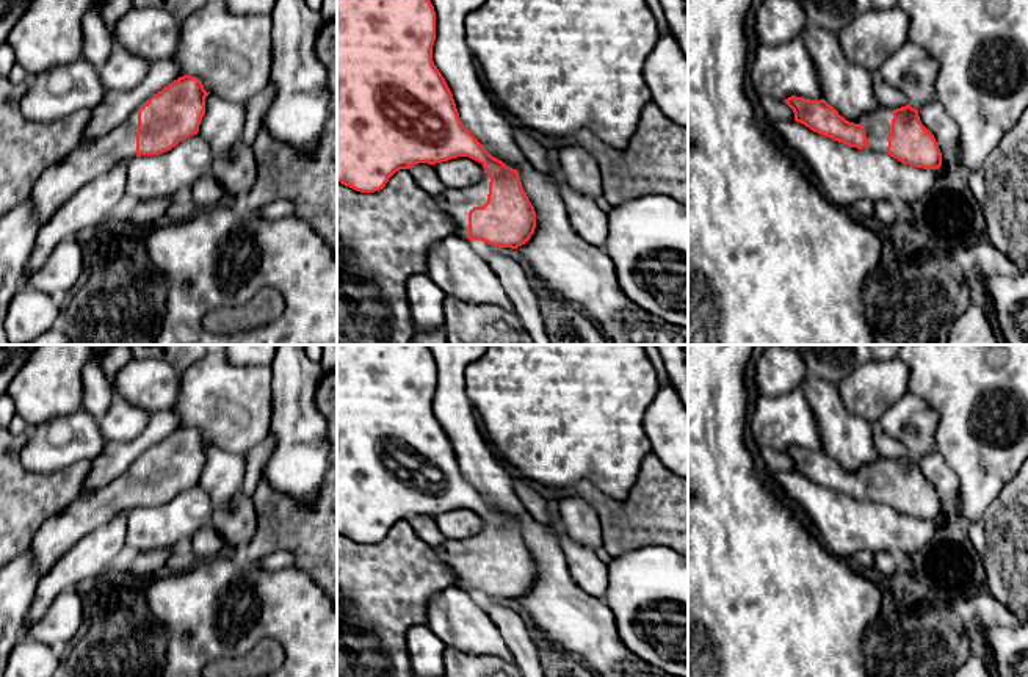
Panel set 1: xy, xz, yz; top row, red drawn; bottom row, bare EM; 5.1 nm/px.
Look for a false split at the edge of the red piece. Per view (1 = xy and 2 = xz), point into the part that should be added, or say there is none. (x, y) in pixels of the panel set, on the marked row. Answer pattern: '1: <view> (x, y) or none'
1: xy (61, 181)
2: xz (456, 204)

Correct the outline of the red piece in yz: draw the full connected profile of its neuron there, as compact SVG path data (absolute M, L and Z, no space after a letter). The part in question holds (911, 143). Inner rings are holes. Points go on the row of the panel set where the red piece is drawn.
M791 96L784 102L793 110L796 122L849 147L871 147L915 168L942 166L942 152L934 135L921 124L918 110L909 103L896 110L879 108L876 116L860 125L846 121L824 99Z

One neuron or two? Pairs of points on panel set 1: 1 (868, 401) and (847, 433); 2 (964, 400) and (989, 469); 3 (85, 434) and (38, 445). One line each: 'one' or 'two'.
1: two
2: one
3: one

